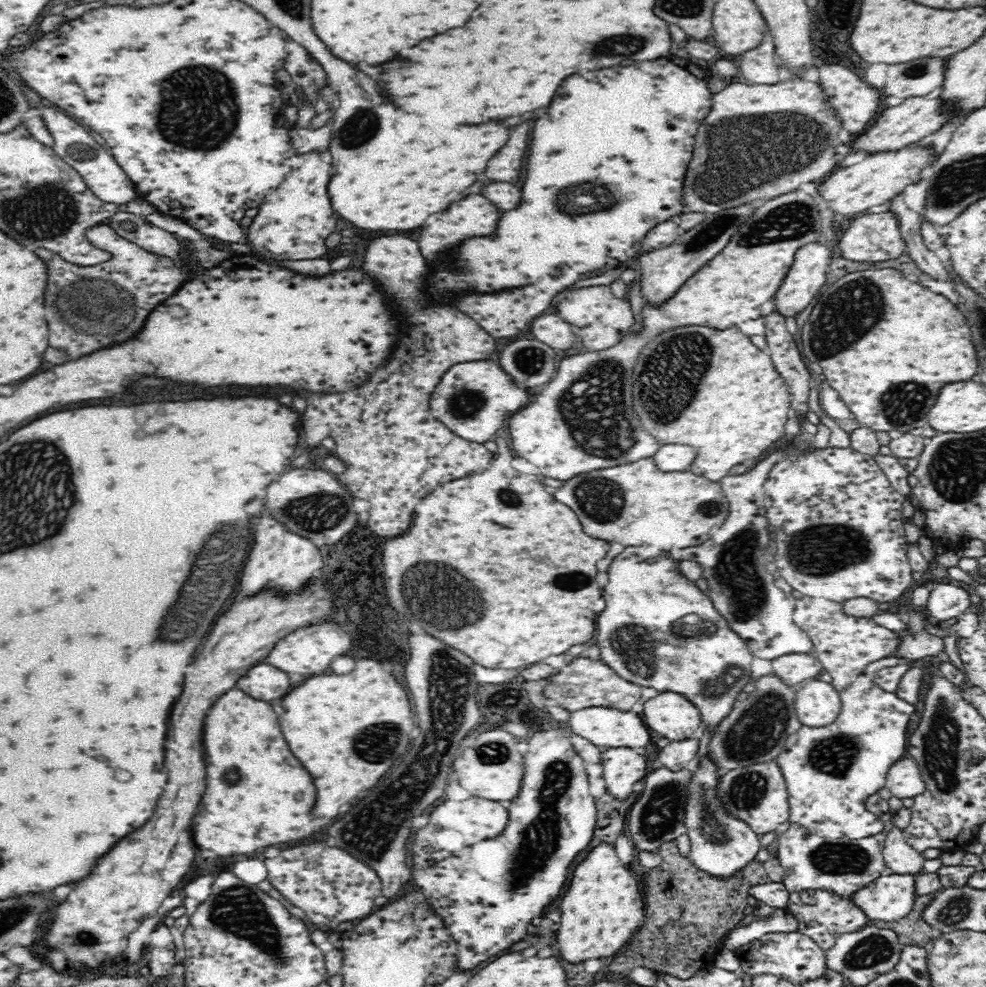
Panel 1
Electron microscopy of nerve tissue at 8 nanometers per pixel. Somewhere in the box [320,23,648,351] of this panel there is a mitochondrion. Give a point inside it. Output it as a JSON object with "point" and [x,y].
{"point":[580,199]}

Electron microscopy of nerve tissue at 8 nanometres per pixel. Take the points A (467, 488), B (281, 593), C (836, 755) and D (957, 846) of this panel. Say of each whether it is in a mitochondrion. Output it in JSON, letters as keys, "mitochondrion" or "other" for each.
{"A":"other","B":"other","C":"mitochondrion","D":"other"}

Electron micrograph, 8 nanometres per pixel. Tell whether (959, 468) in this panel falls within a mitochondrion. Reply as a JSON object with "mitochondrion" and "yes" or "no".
{"mitochondrion":"yes"}

